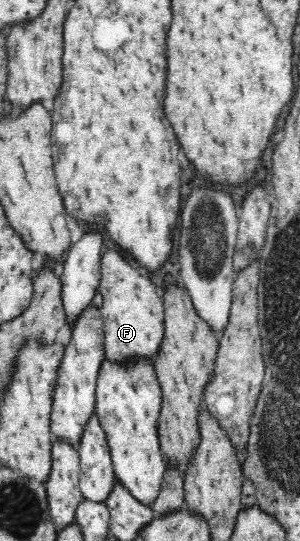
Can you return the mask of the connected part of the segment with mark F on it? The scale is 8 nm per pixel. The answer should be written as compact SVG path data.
M107 249L101 259L101 281L98 287L103 299L101 319L104 331L104 356L109 360L131 359L143 355L154 359L164 334L164 303L155 281L133 269L127 253Z

